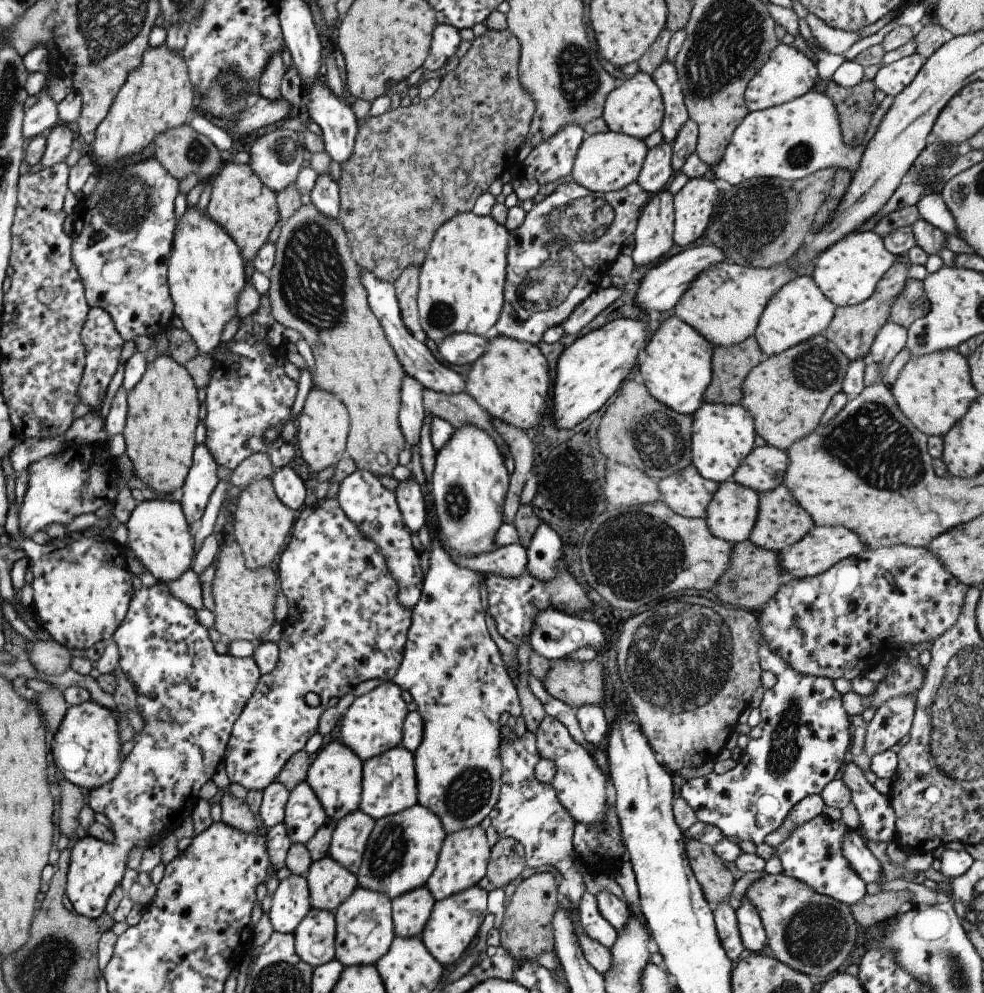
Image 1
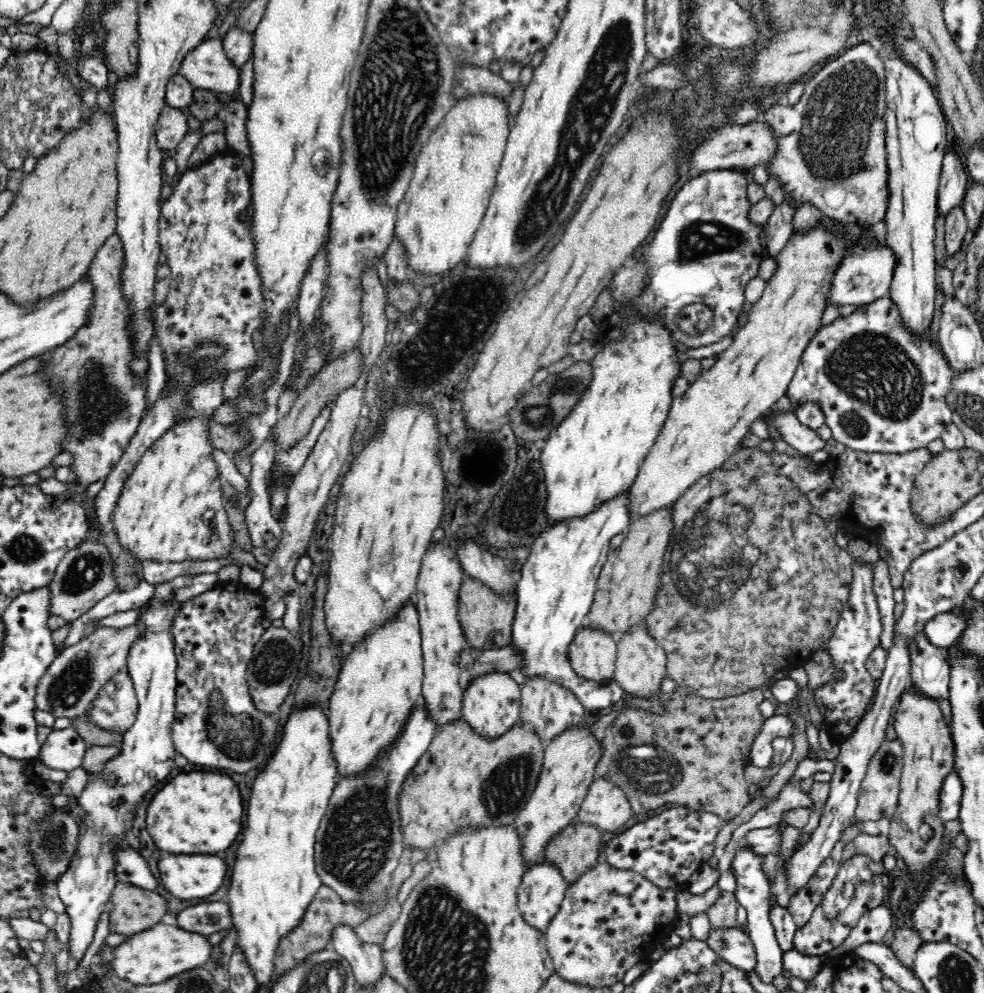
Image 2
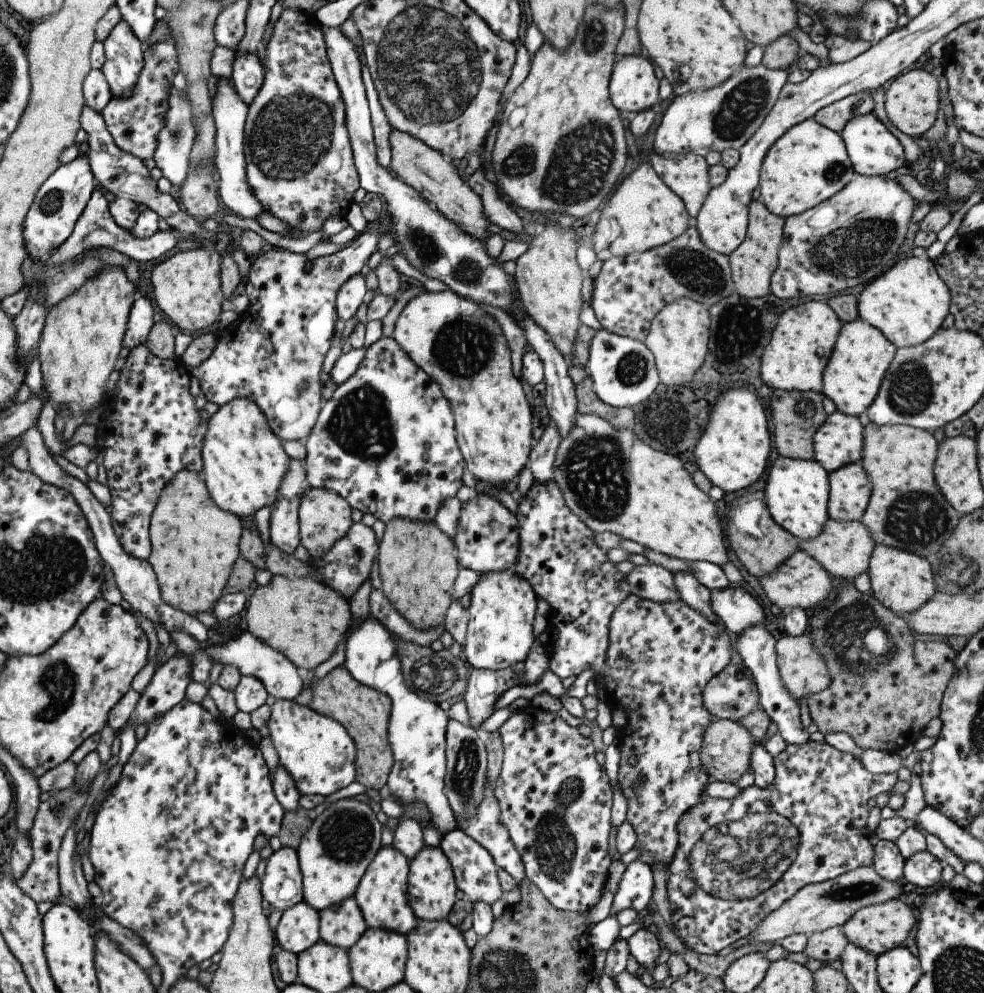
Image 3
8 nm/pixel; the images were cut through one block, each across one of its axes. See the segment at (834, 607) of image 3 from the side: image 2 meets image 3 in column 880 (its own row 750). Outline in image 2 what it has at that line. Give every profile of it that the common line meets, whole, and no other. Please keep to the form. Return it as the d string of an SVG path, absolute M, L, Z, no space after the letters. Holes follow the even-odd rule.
M677 685L672 692L658 691L655 697L649 698L664 705L660 714L630 707L630 700L623 702L618 705L621 711L615 720L601 733L602 756L596 766L594 780L606 777L620 786L630 801L634 815L664 808L666 804L678 804L678 807L714 813L725 821L736 818L752 800L744 768L750 763L752 742L765 720L758 709L764 700L763 689L755 688L736 696L715 699L698 696Z

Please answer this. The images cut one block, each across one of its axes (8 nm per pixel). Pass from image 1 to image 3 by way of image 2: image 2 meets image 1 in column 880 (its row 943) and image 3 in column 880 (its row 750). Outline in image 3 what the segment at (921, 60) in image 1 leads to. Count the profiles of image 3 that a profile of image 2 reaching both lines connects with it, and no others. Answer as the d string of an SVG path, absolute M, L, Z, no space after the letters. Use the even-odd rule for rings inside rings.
M874 112L853 116L846 121L840 132L856 175L867 177L886 177L895 174L902 166L909 166L905 158L902 143L888 131L888 128L876 117Z

